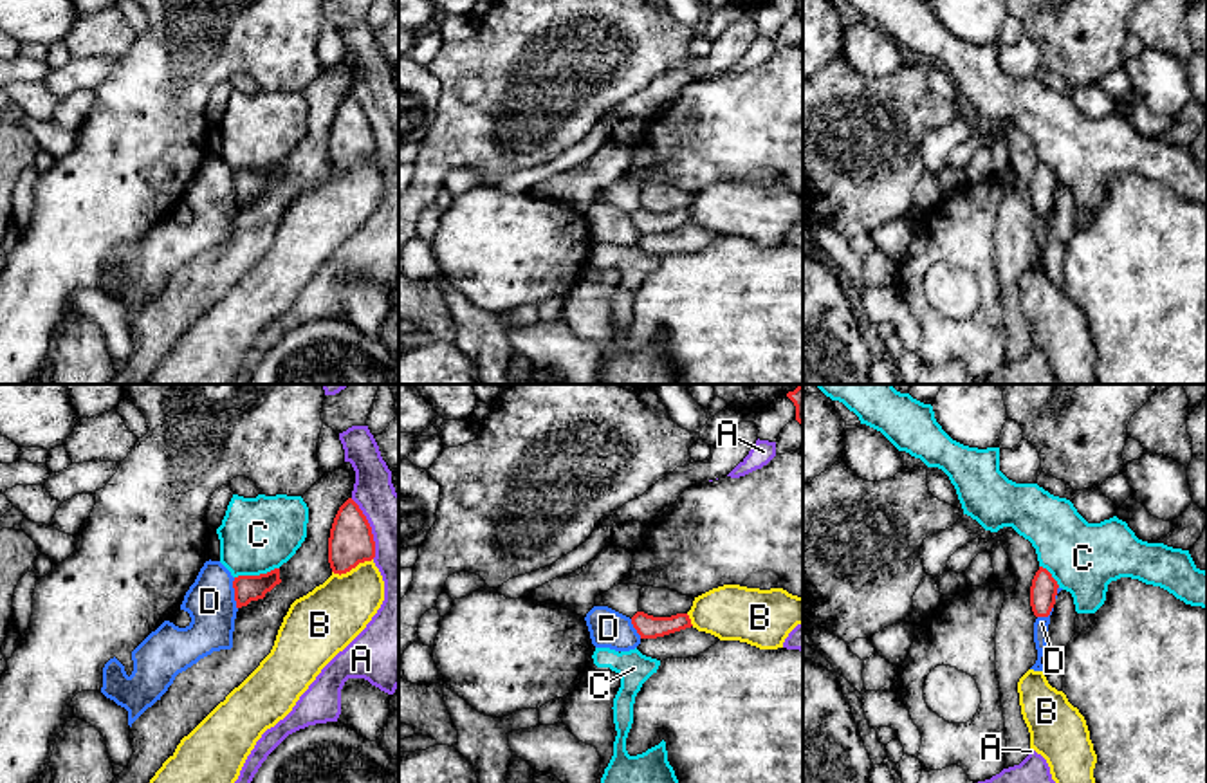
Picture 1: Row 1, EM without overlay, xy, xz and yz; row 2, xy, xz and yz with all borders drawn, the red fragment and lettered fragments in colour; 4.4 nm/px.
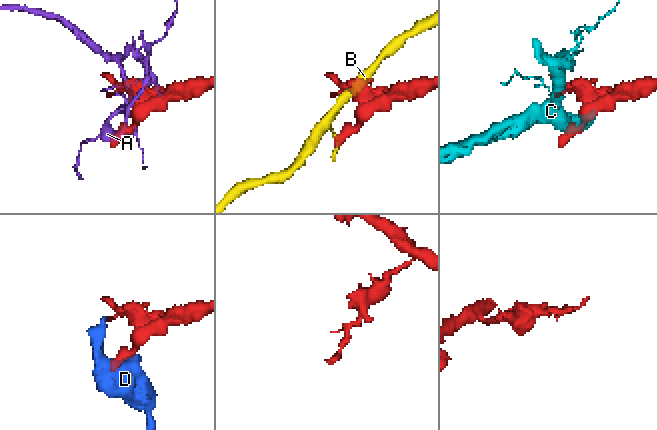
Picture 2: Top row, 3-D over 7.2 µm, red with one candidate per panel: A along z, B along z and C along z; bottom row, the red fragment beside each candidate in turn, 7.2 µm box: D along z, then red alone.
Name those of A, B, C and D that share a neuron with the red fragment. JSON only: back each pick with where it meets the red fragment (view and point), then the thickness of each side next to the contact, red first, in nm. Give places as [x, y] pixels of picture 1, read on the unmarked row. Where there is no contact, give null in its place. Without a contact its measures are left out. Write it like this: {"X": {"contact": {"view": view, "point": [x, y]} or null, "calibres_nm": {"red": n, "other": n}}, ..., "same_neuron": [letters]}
{"same_neuron": []}

